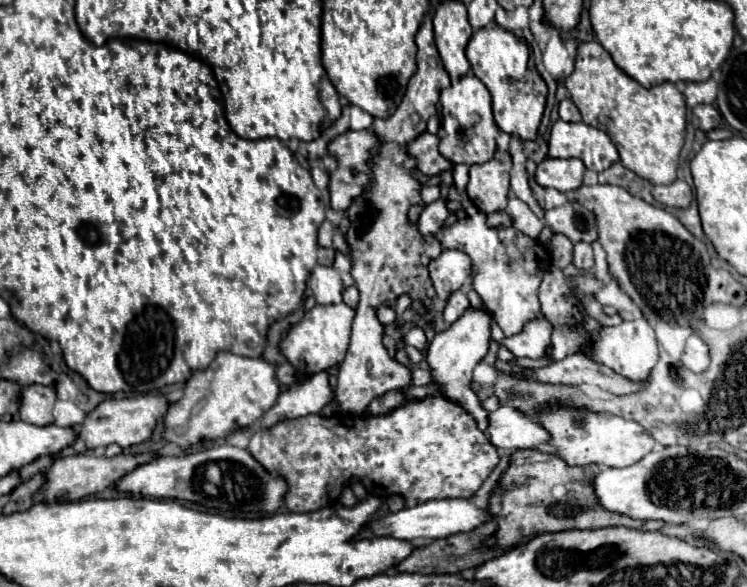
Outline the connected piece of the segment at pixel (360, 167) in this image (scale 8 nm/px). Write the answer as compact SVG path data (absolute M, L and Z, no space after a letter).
M348 130L346 134L334 138L330 142L330 152L336 156L338 160L338 168L330 174L330 184L328 184L328 192L330 192L330 206L334 210L346 210L352 202L352 198L360 196L360 188L366 188L366 184L370 184L370 150L378 144L376 136L370 130L362 130L362 132L352 132Z

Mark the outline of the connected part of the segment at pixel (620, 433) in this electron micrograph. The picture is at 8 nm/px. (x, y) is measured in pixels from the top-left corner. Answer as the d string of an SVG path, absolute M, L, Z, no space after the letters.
M552 408L550 412L540 414L536 420L552 434L550 444L558 448L558 456L562 456L570 466L586 466L594 462L600 466L624 468L640 462L650 450L656 448L652 434L638 422L594 414L584 408Z

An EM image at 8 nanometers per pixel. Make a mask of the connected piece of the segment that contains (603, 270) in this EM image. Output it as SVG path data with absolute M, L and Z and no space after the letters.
M598 242L598 244L594 244L592 248L594 248L594 258L596 258L594 274L596 274L596 278L598 278L598 280L602 280L602 282L608 282L608 280L610 280L610 276L608 276L606 252L604 252L604 248L602 248L602 244L600 244L600 242Z

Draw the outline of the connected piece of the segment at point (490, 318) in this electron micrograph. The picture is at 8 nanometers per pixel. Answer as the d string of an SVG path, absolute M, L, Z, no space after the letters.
M470 306L448 330L436 334L426 350L426 362L430 364L434 382L438 382L446 388L444 396L448 400L460 404L462 408L466 408L474 416L474 420L478 422L478 428L484 434L488 432L488 412L484 410L480 398L472 392L470 382L472 382L474 366L486 356L488 346L492 342L492 336L490 336L492 324L494 324L494 314L488 308L472 308Z

